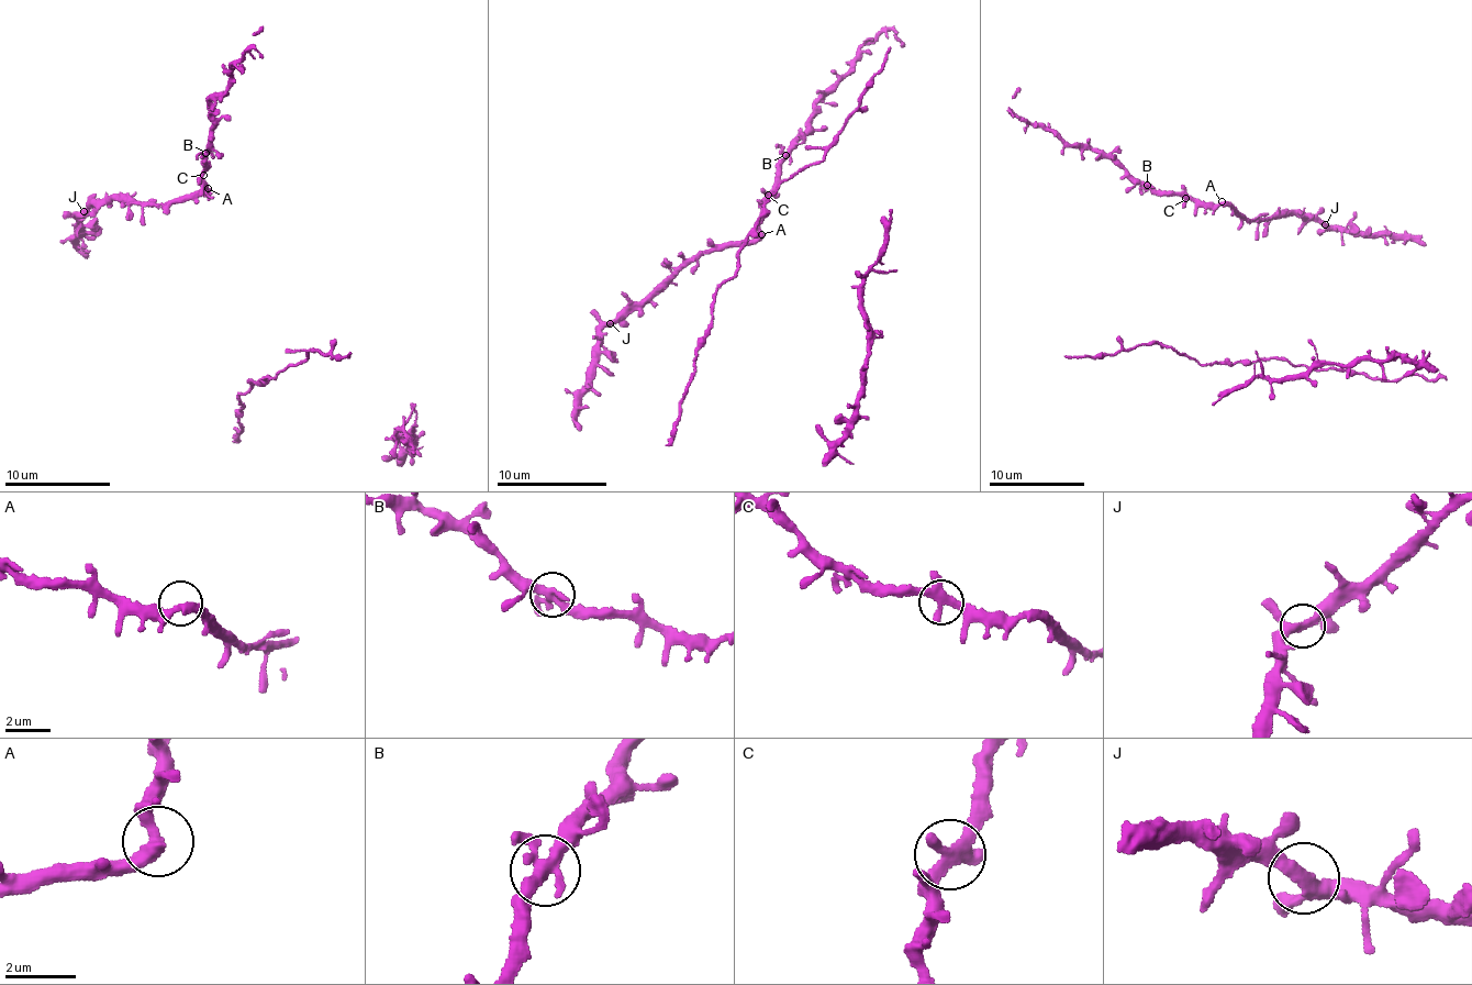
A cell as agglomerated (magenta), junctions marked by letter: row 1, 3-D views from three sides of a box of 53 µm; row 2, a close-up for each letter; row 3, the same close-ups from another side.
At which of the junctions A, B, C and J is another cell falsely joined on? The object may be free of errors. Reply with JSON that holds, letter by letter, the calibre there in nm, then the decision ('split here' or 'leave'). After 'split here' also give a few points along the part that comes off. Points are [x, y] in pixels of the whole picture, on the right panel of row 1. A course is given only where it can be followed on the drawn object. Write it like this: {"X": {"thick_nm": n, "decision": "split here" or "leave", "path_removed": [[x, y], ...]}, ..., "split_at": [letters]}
{"A": {"thick_nm": 320, "decision": "leave"}, "B": {"thick_nm": 320, "decision": "leave"}, "C": {"thick_nm": 300, "decision": "leave"}, "J": {"thick_nm": 320, "decision": "leave"}, "split_at": []}

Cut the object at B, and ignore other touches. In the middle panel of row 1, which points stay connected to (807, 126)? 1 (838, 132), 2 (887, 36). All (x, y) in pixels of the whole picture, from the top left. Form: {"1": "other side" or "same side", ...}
{"1": "other side", "2": "same side"}

